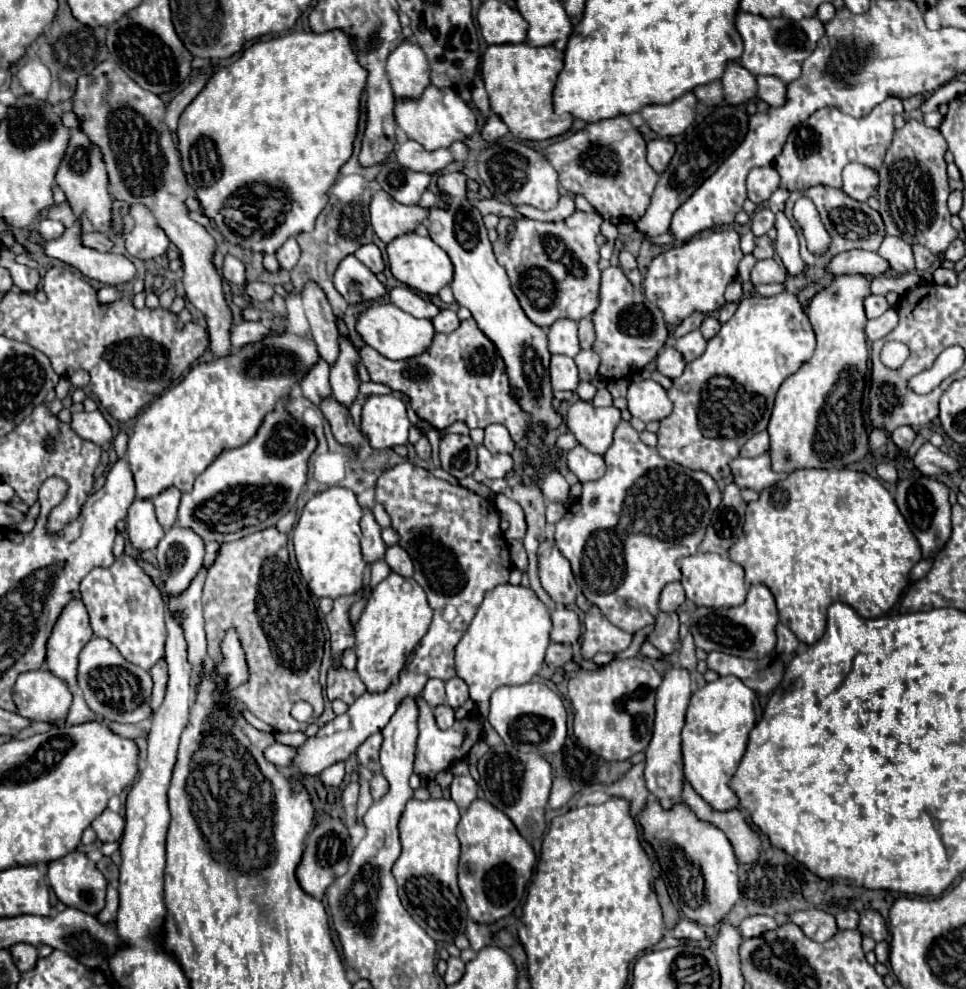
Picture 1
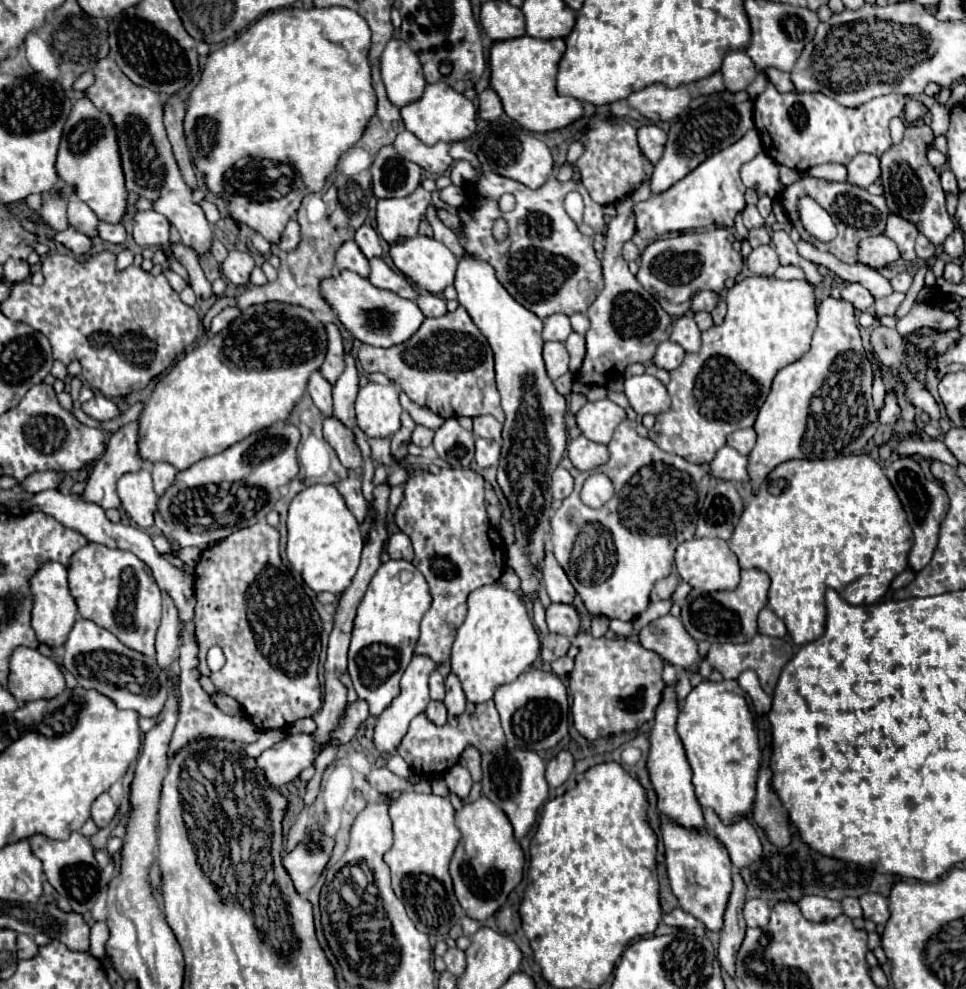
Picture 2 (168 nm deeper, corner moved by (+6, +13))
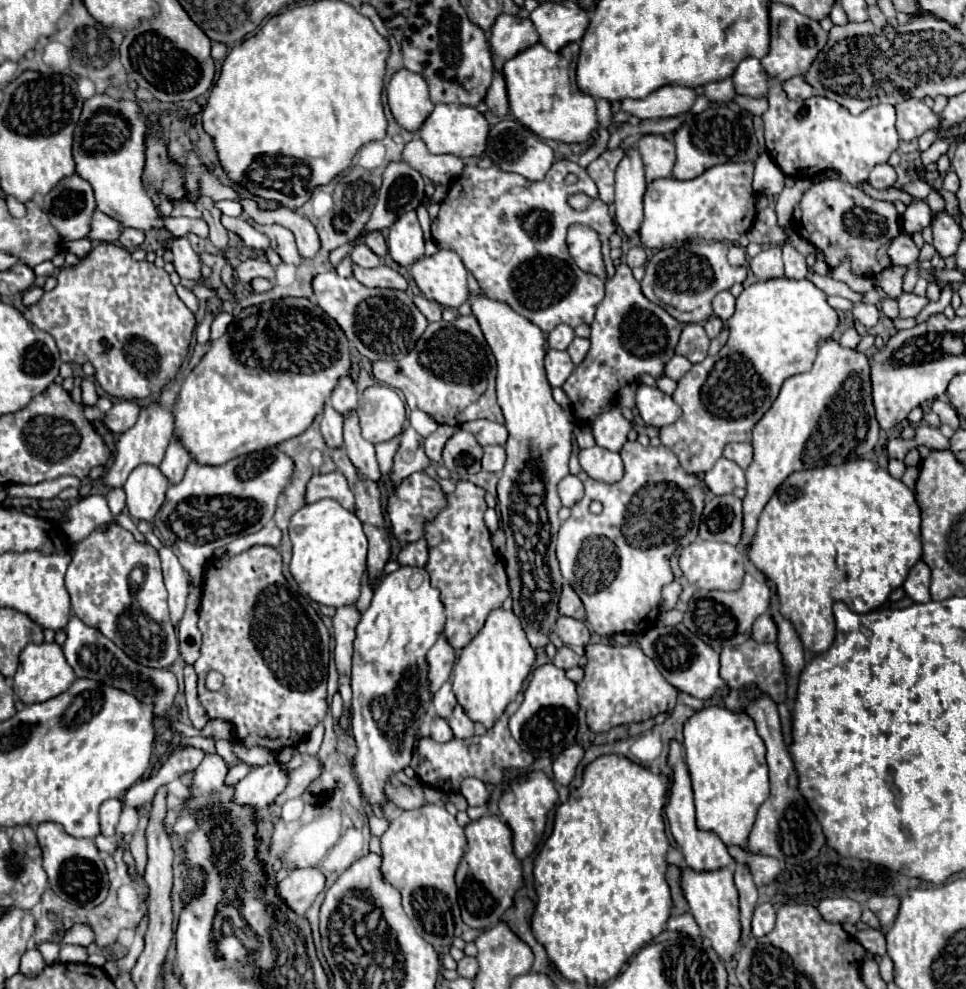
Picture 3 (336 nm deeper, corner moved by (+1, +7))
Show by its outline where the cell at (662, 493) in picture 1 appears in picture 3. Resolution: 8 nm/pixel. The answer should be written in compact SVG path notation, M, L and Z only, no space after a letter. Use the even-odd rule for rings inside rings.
M626 441L620 457L624 461L624 477L620 481L584 481L586 495L572 507L572 515L562 523L556 549L564 579L582 599L586 607L586 621L602 637L614 633L644 633L656 623L660 611L660 591L666 583L674 581L670 555L698 537L700 515L704 509L702 481L696 475L686 473L676 455L664 445L644 447L638 441ZM594 499L604 505L600 515L592 515L588 511L588 505Z

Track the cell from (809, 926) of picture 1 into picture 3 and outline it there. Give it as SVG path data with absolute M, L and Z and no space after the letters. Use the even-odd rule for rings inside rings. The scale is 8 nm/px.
M824 899L818 911L828 923L858 923L862 915L862 905L852 899Z

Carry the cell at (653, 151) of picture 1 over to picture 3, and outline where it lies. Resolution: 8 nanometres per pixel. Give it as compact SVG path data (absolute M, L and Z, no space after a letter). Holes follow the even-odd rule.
M642 135L638 141L638 151L644 161L646 183L660 177L670 177L674 167L674 143L666 141L662 135Z

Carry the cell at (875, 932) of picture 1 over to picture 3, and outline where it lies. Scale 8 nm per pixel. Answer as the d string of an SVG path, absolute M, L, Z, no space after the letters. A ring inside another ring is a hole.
M876 895L872 899L868 899L868 909L878 917L880 925L884 929L892 927L896 915L898 915L898 897L884 897L884 895Z

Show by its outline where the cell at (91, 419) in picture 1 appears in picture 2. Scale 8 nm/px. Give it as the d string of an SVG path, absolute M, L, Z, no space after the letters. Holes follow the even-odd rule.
M95 393L95 397L93 397L91 401L87 401L87 403L83 403L81 409L83 409L89 417L93 417L93 419L97 419L97 421L115 419L115 417L119 415L119 407L115 405L115 401L107 399L107 397L101 395L101 393Z

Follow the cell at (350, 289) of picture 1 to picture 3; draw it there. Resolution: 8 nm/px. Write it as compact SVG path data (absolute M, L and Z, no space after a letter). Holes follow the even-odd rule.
M356 245L350 257L352 257L354 265L364 267L364 269L372 269L372 267L378 267L378 265L382 263L382 259L376 257L376 255L366 247L366 245Z

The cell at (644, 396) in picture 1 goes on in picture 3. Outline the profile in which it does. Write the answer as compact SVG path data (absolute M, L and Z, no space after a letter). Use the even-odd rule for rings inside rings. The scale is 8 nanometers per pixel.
M638 385L636 389L636 407L646 425L664 427L674 423L680 417L680 407L672 401L670 395L662 393L658 387Z

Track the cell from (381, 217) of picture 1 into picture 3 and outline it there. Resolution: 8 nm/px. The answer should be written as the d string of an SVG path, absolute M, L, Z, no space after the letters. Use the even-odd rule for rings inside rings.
M416 211L402 213L390 227L388 251L390 257L402 267L410 267L416 259L424 255L424 237Z

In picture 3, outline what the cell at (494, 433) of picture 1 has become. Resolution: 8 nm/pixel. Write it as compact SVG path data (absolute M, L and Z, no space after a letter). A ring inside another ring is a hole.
M476 419L476 421L468 421L462 425L462 429L470 431L476 441L484 447L484 445L500 445L504 447L506 439L508 439L508 431L504 425L488 421L488 419Z

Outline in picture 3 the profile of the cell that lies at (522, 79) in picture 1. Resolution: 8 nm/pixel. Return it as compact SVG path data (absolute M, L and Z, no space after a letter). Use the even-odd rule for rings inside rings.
M536 43L504 63L502 73L506 79L510 111L522 125L532 129L532 133L536 133L542 139L584 143L590 137L590 133L598 127L594 99L578 91L574 85L572 69L576 69L578 51L578 43L568 43L556 53L548 51L542 43Z

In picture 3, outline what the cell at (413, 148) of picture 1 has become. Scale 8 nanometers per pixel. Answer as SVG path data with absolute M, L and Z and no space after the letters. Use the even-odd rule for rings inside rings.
M418 135L404 147L402 161L428 177L434 185L450 185L464 169L464 161L456 155L432 155Z

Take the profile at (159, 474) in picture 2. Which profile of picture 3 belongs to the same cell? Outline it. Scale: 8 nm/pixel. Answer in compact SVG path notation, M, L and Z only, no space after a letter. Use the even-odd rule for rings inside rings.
M172 439L172 443L166 449L164 461L160 463L160 471L164 473L164 477L168 477L170 485L176 485L182 481L184 471L190 461L192 461L192 457L188 455L188 451L176 439Z

